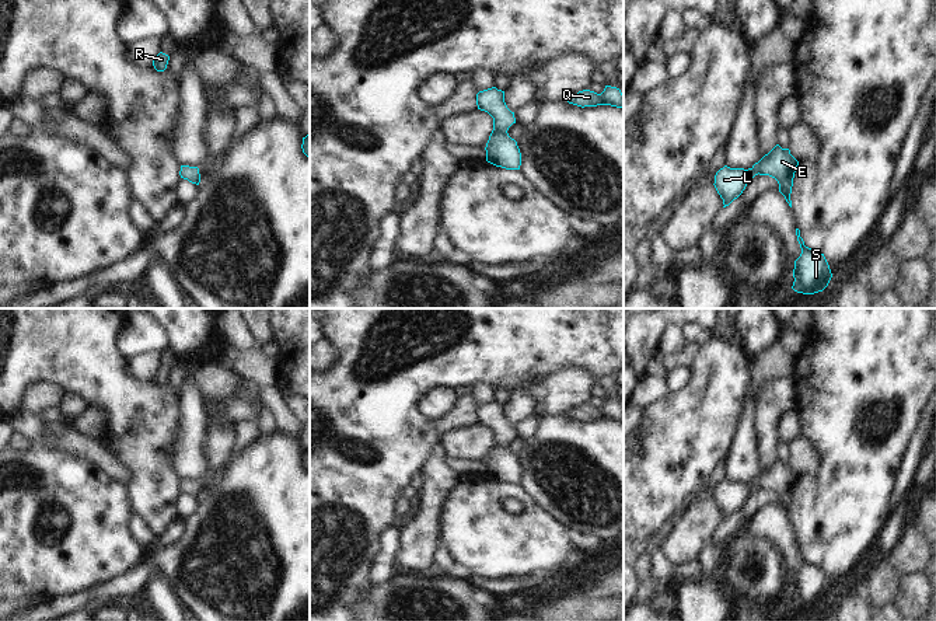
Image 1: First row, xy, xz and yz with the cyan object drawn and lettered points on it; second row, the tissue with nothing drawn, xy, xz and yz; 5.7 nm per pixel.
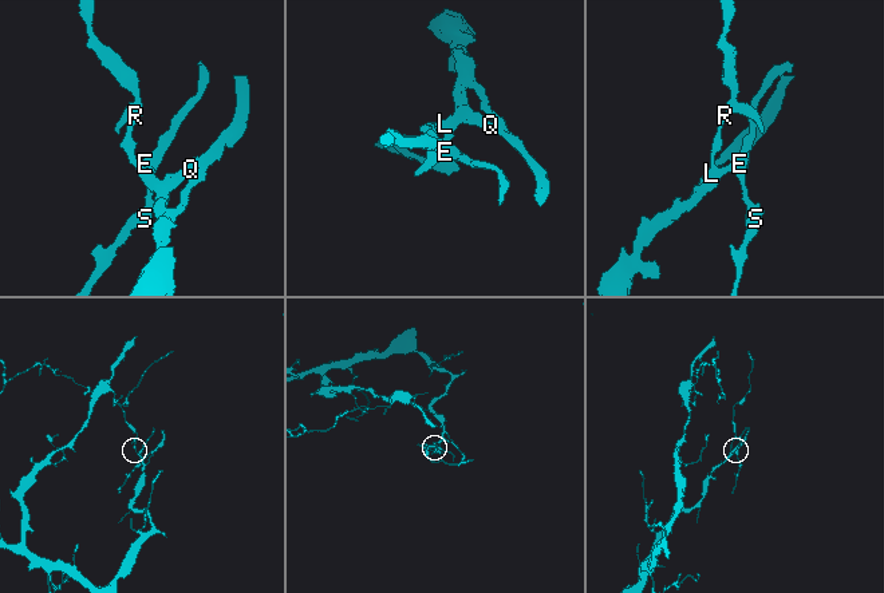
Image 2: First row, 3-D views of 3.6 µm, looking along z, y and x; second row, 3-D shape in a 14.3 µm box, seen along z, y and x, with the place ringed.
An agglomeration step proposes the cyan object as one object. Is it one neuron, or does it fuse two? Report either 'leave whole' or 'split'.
leave whole

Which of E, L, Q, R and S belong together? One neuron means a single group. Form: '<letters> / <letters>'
E L Q R S

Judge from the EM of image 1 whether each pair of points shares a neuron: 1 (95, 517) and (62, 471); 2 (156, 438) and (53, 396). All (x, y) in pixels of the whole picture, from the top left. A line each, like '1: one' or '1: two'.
1: one
2: two

